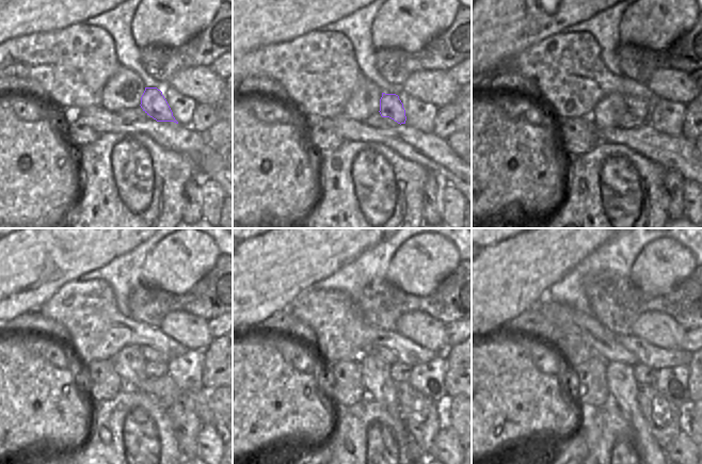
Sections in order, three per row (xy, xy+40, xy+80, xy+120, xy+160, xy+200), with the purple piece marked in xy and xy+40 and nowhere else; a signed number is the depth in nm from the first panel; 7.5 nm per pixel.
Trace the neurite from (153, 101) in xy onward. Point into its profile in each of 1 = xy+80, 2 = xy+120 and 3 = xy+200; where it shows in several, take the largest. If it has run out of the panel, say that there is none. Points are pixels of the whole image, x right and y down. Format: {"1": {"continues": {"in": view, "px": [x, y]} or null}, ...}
{"1": {"continues": {"in": "xy+80", "px": [638, 108]}}, "2": {"continues": {"in": "xy+120", "px": [149, 354]}}, "3": {"continues": {"in": "xy+200", "px": [602, 340]}}}

